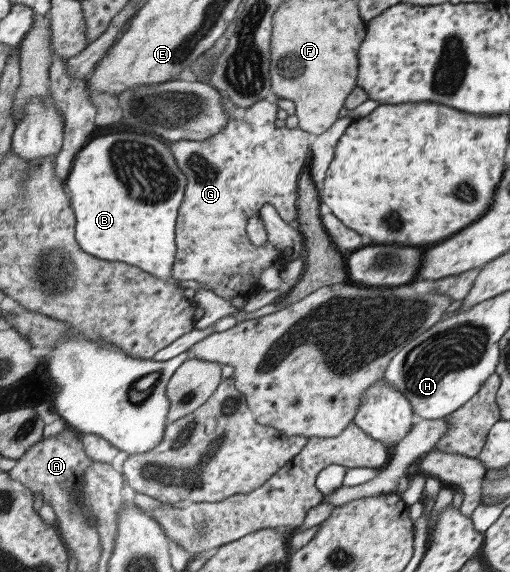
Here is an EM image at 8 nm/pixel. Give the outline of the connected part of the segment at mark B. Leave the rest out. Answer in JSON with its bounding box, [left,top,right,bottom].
[67,134,186,280]

